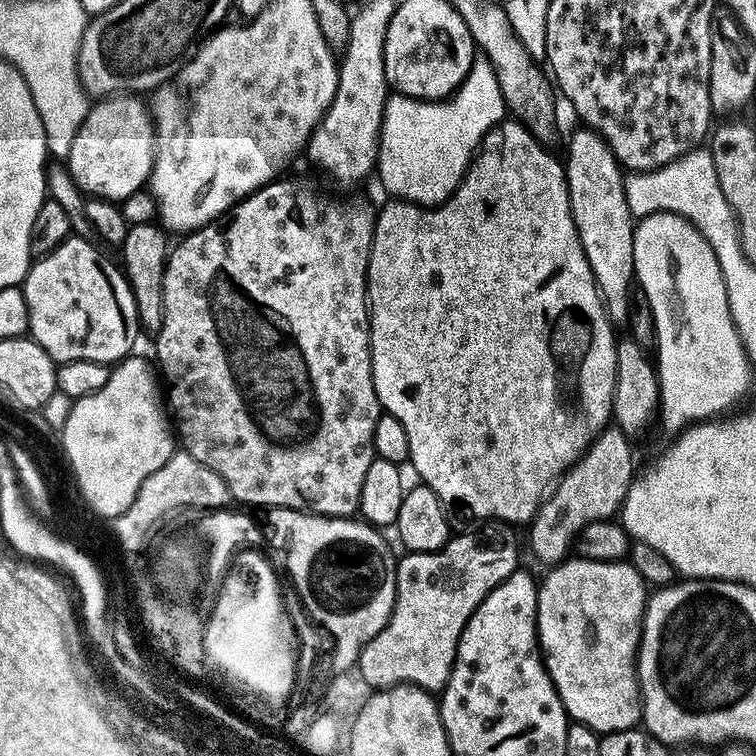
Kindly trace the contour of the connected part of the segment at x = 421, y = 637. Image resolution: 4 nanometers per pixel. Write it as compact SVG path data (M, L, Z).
M460 536L448 541L448 545L440 552L422 554L413 552L399 561L396 570L396 605L387 626L364 647L360 653L358 675L365 680L372 690L391 690L397 686L423 688L433 694L443 693L448 687L448 679L456 665L456 651L460 645L462 634L474 618L474 614L486 602L492 589L500 583L502 577L511 576L517 571L516 548L508 544L500 552L496 560L496 568L500 573L492 572L492 548L484 540L475 540L472 536Z

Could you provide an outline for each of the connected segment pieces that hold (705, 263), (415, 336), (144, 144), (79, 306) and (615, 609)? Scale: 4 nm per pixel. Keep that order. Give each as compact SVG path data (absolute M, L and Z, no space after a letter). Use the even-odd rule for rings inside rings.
M672 212L646 216L636 226L634 266L636 284L639 291L640 288L644 291L648 308L656 319L654 363L660 378L659 423L664 423L665 430L672 432L671 434L679 434L694 424L711 422L739 409L752 388L754 364L748 359L734 318L730 314L726 278L710 242L706 242L704 235L690 221L675 216Z
M508 122L503 125L502 132L508 137L504 144L497 146L493 152L481 151L476 159L472 161L472 167L464 176L464 181L458 186L451 198L438 208L422 208L419 204L405 204L403 202L388 202L383 209L378 212L376 222L376 233L374 234L374 246L372 247L372 257L368 267L368 303L370 305L370 319L372 321L372 373L374 374L374 390L380 399L381 409L387 415L398 418L402 422L402 427L406 429L406 438L410 438L410 468L420 475L419 483L425 488L434 490L438 498L449 509L457 508L460 512L469 512L476 520L501 520L504 524L524 524L531 525L536 517L536 513L541 508L546 499L546 493L561 479L562 476L573 465L579 463L581 457L592 447L599 436L613 423L614 394L616 393L616 371L618 370L618 356L616 346L618 336L615 336L614 325L608 319L608 311L604 308L604 300L600 296L600 291L594 278L594 270L590 270L590 262L586 258L586 250L580 241L578 226L574 222L574 214L570 206L570 190L568 189L568 174L563 163L560 164L547 152L545 145L537 140L523 124L519 122Z
M132 94L104 98L88 113L66 161L82 193L97 200L123 202L145 191L156 165L156 129L149 105L140 100Z
M69 238L48 256L41 256L33 263L32 271L22 285L28 307L28 326L31 339L50 354L57 365L70 362L98 362L115 366L133 355L132 347L142 336L140 315L128 277L116 268L88 240Z
M583 558L569 559L567 562L553 567L552 572L540 584L540 597L538 598L538 634L540 635L540 651L544 653L544 665L548 667L550 678L558 690L568 711L569 721L589 727L601 737L613 736L616 732L631 732L641 723L642 701L640 699L640 678L636 674L636 662L640 655L640 633L644 631L644 615L648 609L650 599L649 585L634 570L631 563L604 563Z

